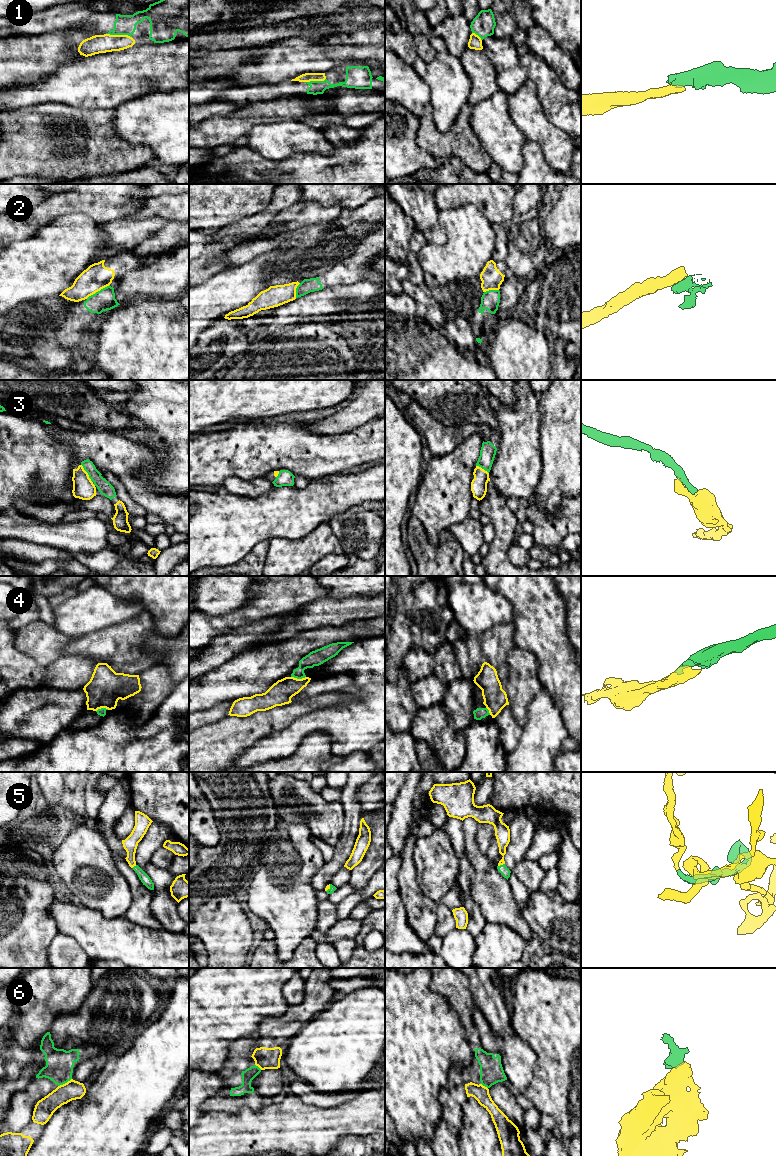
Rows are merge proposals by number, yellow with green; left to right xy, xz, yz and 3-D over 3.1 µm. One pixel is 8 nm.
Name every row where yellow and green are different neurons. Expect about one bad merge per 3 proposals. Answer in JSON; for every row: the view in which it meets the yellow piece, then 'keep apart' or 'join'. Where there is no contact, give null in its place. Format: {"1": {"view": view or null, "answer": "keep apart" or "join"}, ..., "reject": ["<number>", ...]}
{"1": {"view": "xy", "answer": "join"}, "2": {"view": "xy", "answer": "keep apart"}, "3": {"view": "xy", "answer": "join"}, "4": {"view": "xz", "answer": "join"}, "5": {"view": "yz", "answer": "join"}, "6": {"view": "xy", "answer": "keep apart"}, "reject": ["2", "6"]}

